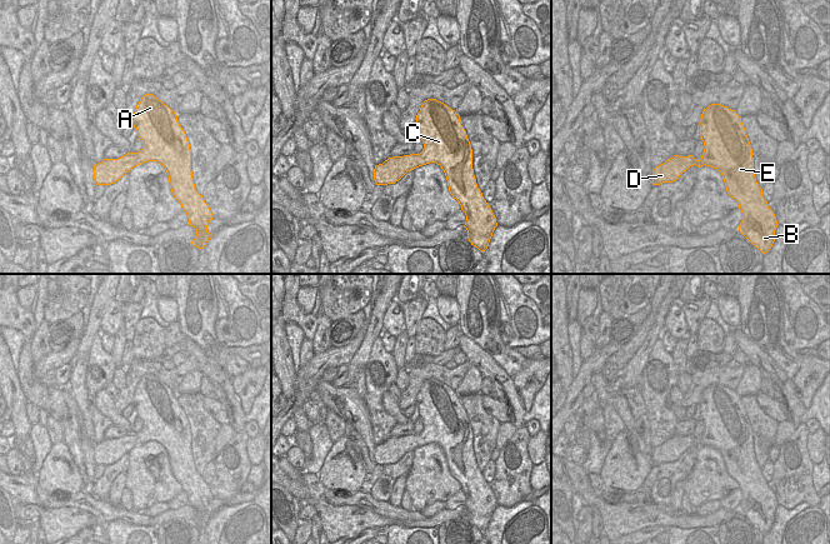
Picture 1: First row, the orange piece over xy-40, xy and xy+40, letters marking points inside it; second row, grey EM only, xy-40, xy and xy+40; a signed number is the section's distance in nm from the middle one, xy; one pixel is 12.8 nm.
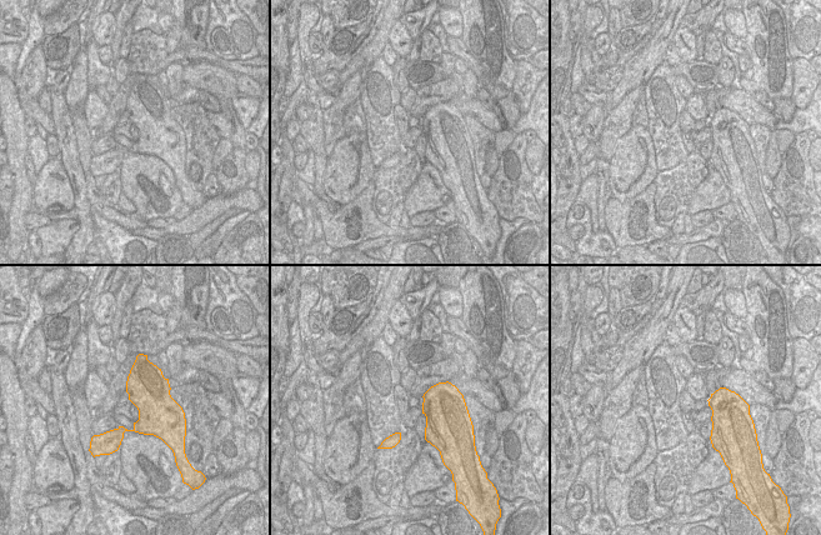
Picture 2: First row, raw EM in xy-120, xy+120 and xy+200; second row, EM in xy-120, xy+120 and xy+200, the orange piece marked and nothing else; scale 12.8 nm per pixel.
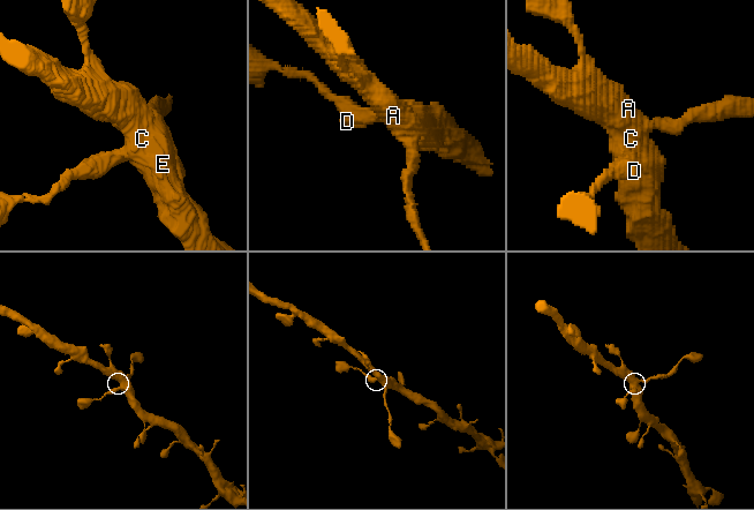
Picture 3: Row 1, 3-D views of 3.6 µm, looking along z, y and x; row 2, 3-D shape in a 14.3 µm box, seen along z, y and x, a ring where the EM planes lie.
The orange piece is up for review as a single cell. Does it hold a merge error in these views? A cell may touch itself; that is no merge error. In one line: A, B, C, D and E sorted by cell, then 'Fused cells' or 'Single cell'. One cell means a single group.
Groups: A B C D E. Single cell.

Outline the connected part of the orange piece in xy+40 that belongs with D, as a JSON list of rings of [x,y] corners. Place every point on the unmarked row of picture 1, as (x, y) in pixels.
[[[711,384],[704,389],[699,405],[705,426],[701,439],[674,435],[652,450],[652,465],[676,461],[692,445],[718,449],[742,493],[739,511],[762,534],[768,533],[779,504],[756,461],[752,429],[741,398],[728,386]]]

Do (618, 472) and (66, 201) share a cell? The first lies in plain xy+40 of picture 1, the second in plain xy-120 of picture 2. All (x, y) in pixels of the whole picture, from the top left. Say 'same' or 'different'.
same

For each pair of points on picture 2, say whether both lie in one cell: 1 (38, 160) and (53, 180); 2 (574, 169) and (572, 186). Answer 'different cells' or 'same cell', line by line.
1: different cells
2: same cell

